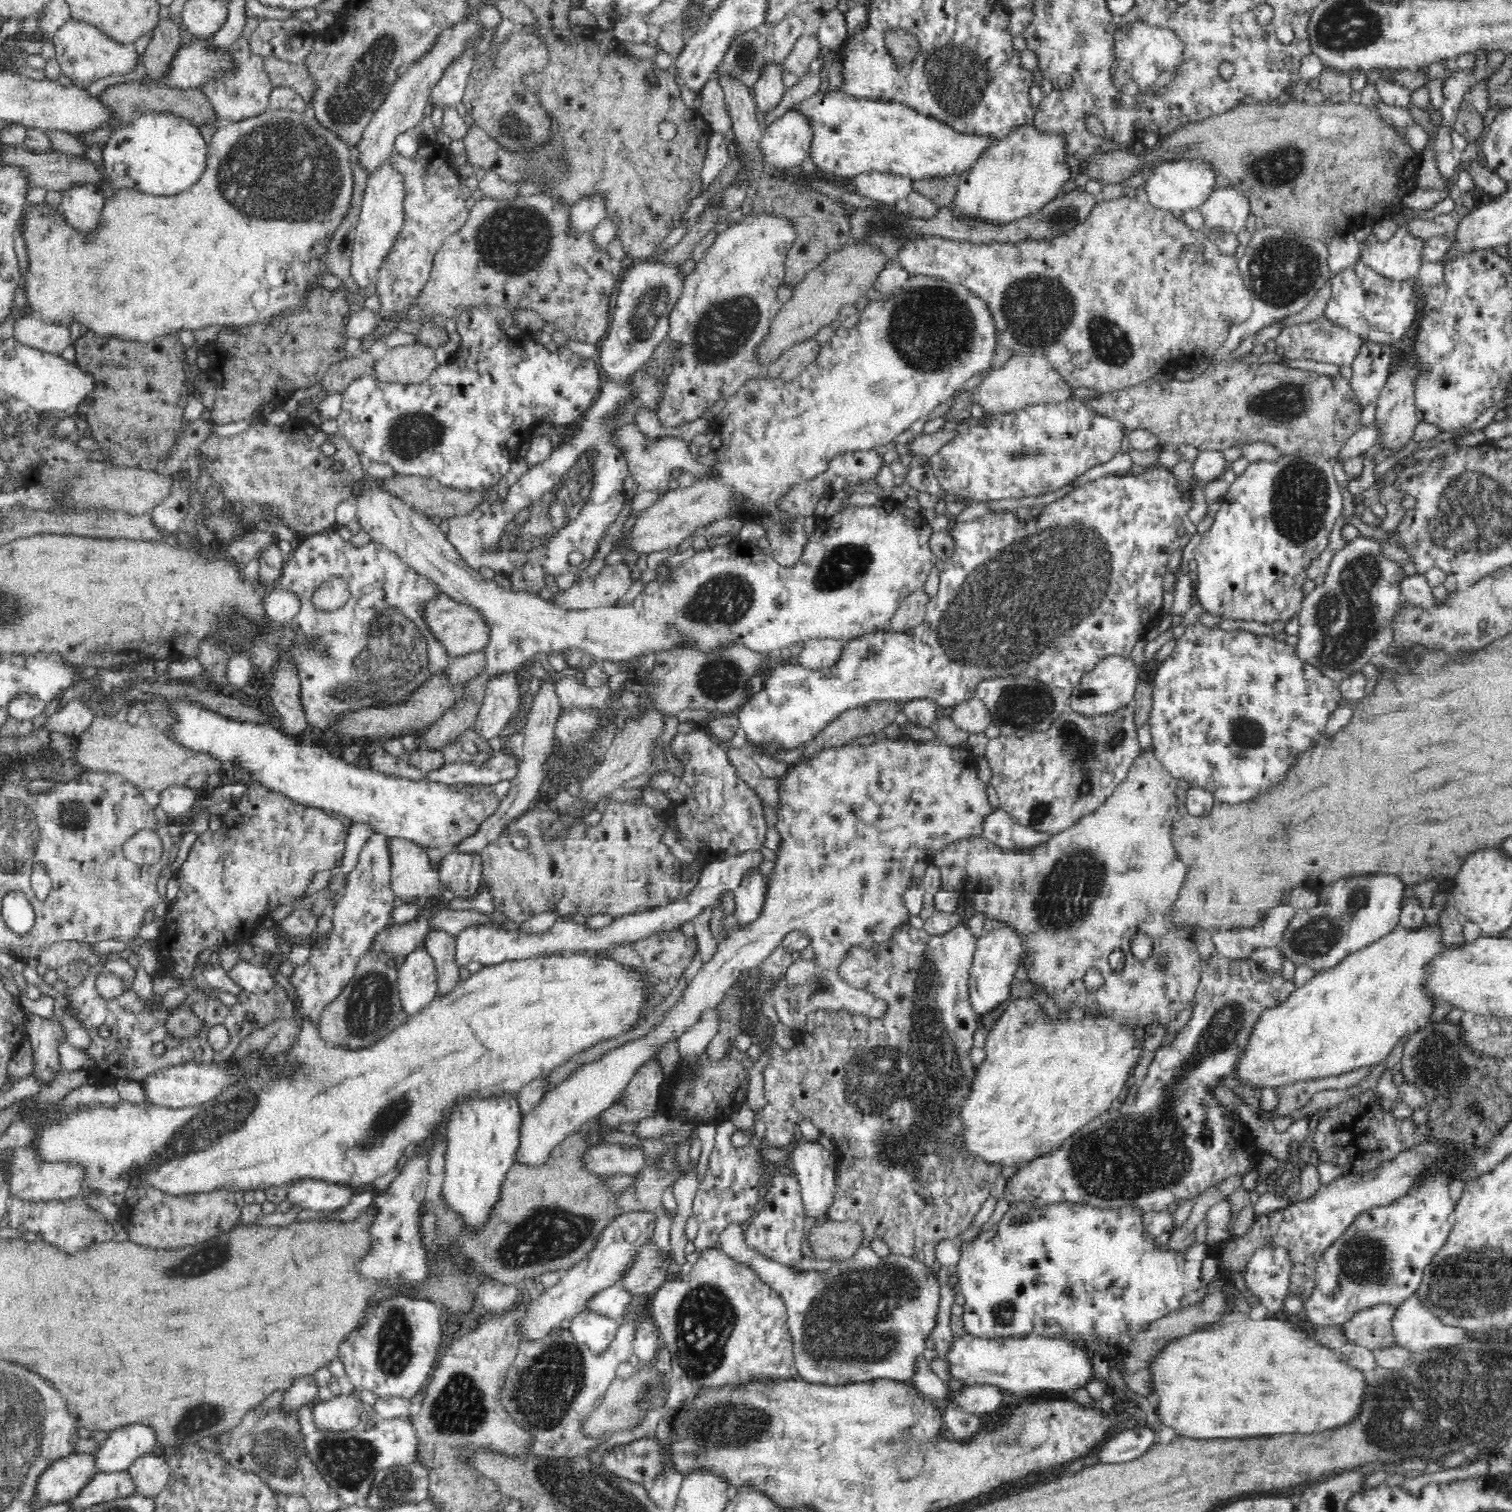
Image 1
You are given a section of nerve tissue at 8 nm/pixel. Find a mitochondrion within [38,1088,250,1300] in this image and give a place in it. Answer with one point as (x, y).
(209, 1258)

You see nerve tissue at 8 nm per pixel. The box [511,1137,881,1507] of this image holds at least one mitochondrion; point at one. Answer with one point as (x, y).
(706, 1317)

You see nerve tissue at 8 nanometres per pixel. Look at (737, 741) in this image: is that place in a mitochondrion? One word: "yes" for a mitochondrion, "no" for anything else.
no

